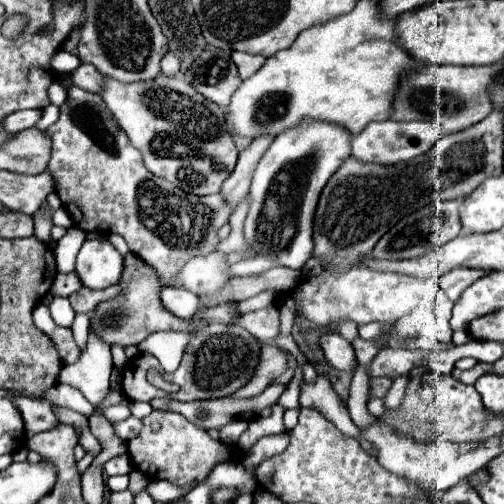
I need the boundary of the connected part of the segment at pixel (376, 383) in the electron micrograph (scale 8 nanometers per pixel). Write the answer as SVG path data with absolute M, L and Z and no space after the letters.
M371 378L371 396L383 398L389 386L391 386L391 378Z

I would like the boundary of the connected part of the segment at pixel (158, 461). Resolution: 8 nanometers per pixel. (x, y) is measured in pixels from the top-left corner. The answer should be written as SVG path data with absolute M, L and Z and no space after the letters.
M151 412L143 418L143 430L137 438L127 442L129 456L137 470L147 474L149 480L169 480L177 486L189 486L201 482L209 472L231 456L231 448L219 440L213 440L205 430L193 426L187 418L173 412Z

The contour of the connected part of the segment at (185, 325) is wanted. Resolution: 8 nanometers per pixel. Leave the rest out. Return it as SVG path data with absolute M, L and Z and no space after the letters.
M129 252L125 256L125 270L123 270L123 276L121 276L119 284L123 286L121 292L119 292L119 296L115 296L113 300L105 300L105 302L97 304L97 308L95 308L95 312L91 316L91 330L103 342L107 342L109 346L113 346L113 344L119 344L119 346L139 344L149 334L159 332L159 330L191 332L191 330L199 328L199 320L195 324L191 324L189 320L177 318L169 310L165 310L165 306L161 302L161 296L159 296L161 294L161 284L159 284L155 268L151 268L149 264L145 264L133 252Z

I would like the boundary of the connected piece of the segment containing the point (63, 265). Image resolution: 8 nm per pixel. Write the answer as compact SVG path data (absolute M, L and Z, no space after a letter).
M69 228L67 234L57 242L55 258L57 258L59 272L63 272L63 274L73 272L75 256L77 256L83 242L85 242L85 234L81 230L75 230L75 228Z

